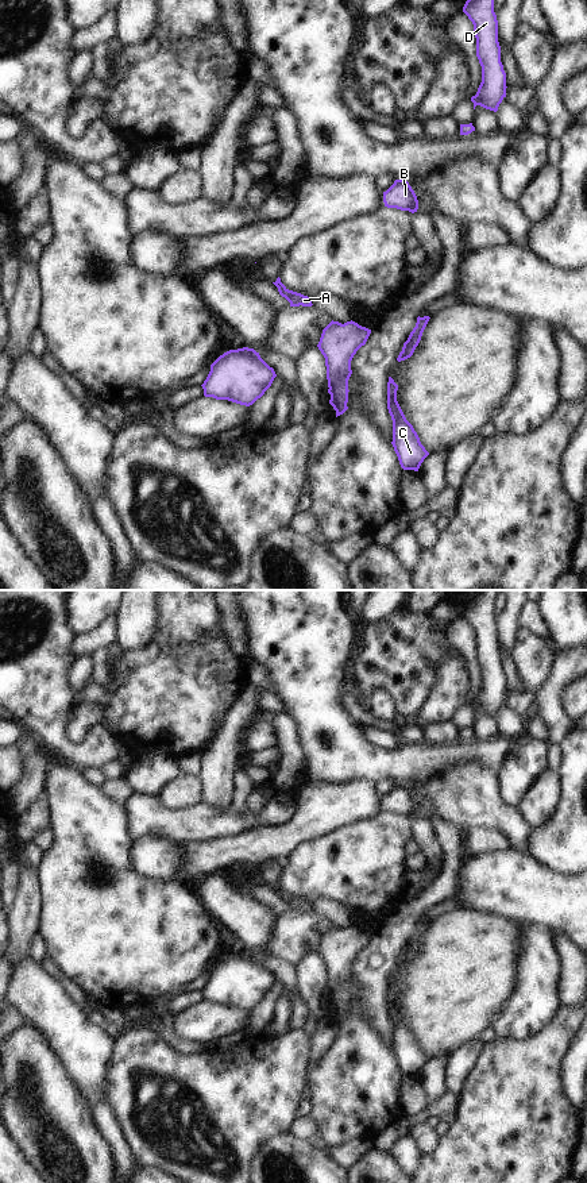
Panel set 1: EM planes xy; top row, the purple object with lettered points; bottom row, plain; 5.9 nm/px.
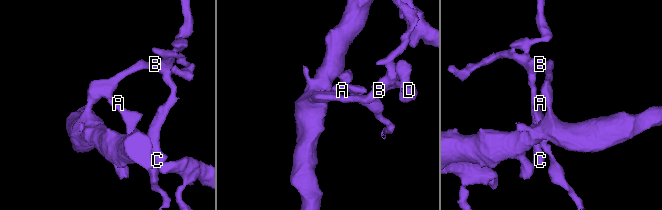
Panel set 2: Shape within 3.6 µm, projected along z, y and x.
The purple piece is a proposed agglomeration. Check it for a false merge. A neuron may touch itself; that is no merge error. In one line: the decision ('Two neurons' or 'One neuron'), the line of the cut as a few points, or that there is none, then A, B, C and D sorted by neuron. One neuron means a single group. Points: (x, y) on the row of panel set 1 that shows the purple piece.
Two neurons. Split along xy (285, 288), (278, 289). Groups: A / B C D

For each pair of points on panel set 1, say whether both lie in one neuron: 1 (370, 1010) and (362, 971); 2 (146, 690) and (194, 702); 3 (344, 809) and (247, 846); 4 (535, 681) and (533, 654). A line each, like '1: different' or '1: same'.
1: same
2: same
3: same
4: same

